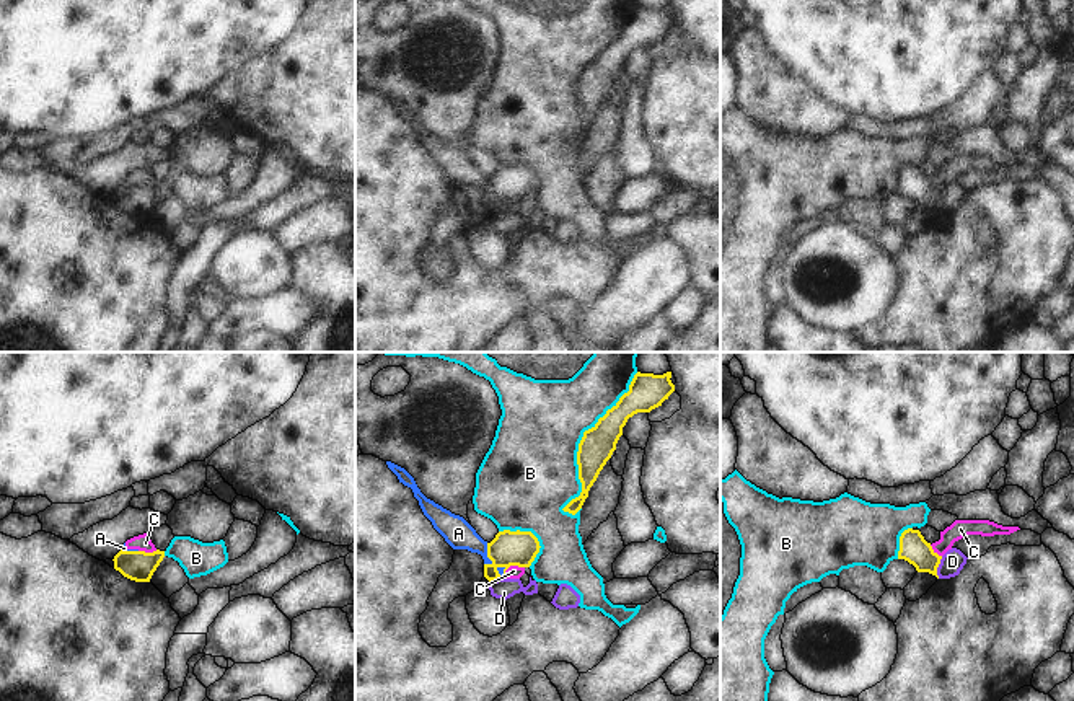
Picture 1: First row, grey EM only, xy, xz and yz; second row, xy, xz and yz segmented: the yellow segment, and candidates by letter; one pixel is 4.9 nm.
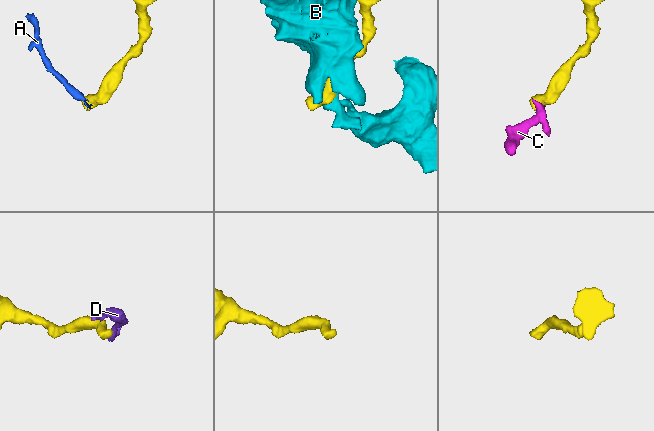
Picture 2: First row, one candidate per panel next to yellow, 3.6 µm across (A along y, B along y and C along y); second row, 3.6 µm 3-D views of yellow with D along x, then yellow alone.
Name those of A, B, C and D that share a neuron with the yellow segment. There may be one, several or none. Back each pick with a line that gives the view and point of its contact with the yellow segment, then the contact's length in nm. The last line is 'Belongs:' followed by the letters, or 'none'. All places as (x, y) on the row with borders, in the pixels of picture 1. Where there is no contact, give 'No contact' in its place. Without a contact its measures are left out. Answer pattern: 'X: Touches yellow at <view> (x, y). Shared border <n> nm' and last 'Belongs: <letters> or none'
Belongs: none.

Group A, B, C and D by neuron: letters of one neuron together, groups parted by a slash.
A C / B / D

